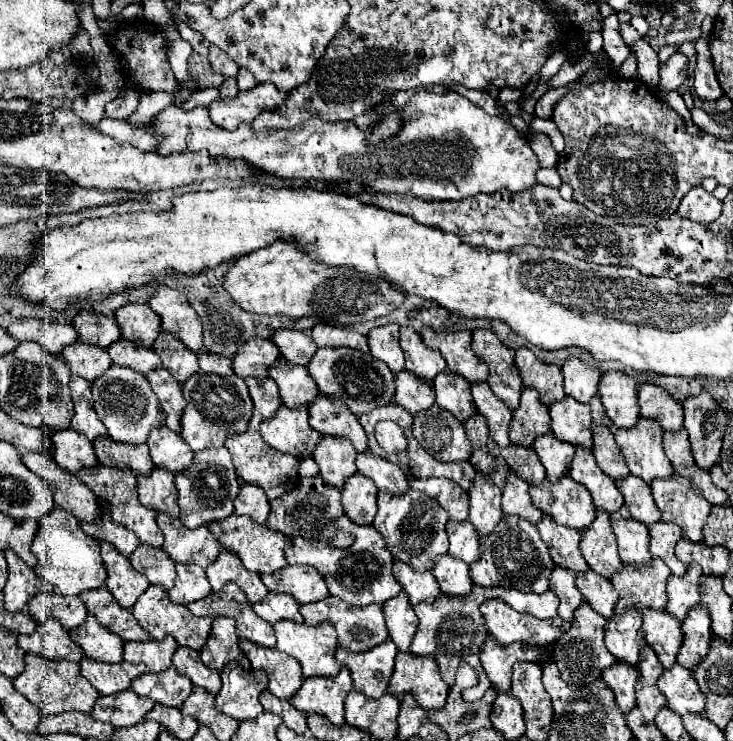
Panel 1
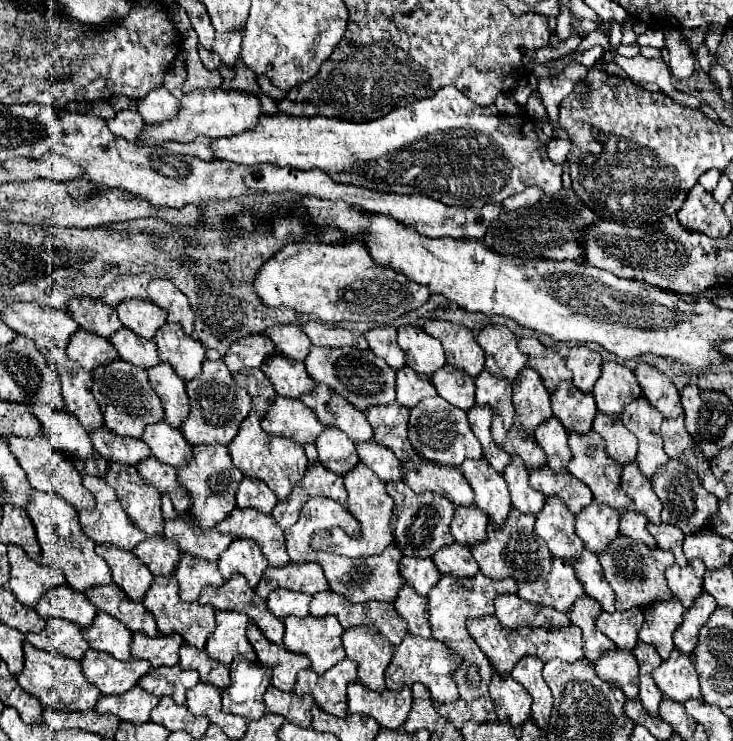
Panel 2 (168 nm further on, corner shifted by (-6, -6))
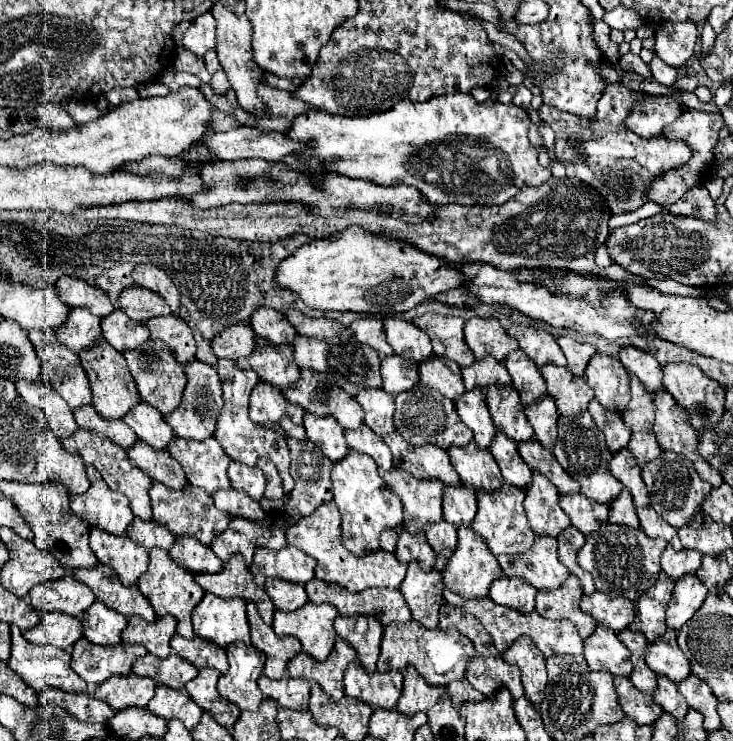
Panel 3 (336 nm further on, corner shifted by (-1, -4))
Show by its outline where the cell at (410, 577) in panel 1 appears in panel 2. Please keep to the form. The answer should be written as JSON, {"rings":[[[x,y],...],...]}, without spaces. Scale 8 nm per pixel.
{"rings":[[[402,558],[400,560],[400,574],[408,586],[416,590],[420,596],[428,596],[430,590],[438,584],[440,574],[434,566],[432,558]]]}

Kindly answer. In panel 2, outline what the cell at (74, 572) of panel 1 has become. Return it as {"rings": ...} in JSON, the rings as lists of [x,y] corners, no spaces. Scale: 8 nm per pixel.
{"rings":[[[34,490],[32,502],[26,506],[26,512],[32,518],[38,542],[42,546],[42,562],[46,566],[62,570],[72,590],[86,592],[90,588],[106,586],[112,582],[112,572],[108,564],[94,552],[96,544],[82,534],[78,526],[78,512],[64,498],[58,498],[58,494]]]}

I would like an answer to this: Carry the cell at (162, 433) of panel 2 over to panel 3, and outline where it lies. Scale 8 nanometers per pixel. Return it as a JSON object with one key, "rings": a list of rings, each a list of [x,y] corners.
{"rings":[[[137,404],[135,408],[131,408],[123,416],[123,422],[133,428],[139,440],[145,440],[157,450],[167,448],[169,440],[175,438],[173,430],[163,420],[163,414],[157,412],[157,408],[151,408],[149,404]]]}

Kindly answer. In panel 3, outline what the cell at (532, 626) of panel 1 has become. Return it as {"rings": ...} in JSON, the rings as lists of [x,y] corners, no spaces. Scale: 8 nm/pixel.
{"rings":[[[501,576],[499,580],[495,580],[489,592],[489,596],[497,604],[511,606],[523,612],[535,608],[535,594],[537,590],[525,578],[509,578],[509,576]]]}

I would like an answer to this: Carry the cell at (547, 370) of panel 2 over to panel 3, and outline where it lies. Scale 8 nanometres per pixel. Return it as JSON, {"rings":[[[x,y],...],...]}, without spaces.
{"rings":[[[511,326],[507,332],[519,342],[519,348],[533,362],[539,364],[539,368],[545,364],[557,364],[557,366],[567,364],[559,344],[555,342],[555,336],[549,334],[547,330],[533,326]]]}

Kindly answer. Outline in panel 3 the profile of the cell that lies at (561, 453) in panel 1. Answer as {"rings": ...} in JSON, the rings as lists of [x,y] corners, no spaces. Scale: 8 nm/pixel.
{"rings":[[[547,394],[545,398],[541,398],[541,402],[529,404],[525,408],[525,414],[527,414],[529,424],[535,430],[537,440],[545,448],[551,450],[553,444],[555,444],[555,440],[557,440],[557,418],[559,418],[559,412],[557,412],[553,396]]]}

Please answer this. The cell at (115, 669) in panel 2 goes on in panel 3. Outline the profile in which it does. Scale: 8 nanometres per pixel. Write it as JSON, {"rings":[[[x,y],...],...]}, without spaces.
{"rings":[[[79,638],[73,644],[71,668],[87,682],[89,688],[101,684],[109,676],[131,674],[131,664],[145,656],[147,650],[141,644],[113,644],[99,646],[91,644],[87,638]]]}

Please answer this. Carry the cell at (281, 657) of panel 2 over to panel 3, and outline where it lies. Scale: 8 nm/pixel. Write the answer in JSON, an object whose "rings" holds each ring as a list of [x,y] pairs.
{"rings":[[[247,602],[247,618],[251,626],[251,642],[255,648],[261,648],[265,652],[265,676],[269,678],[281,678],[287,668],[287,662],[291,656],[301,652],[301,642],[295,636],[277,636],[271,626],[267,626],[261,616],[257,614],[257,608],[253,602]]]}

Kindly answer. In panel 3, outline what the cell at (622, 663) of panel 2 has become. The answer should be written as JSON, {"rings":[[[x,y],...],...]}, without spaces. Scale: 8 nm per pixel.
{"rings":[[[597,624],[595,632],[584,641],[585,660],[593,670],[607,670],[615,676],[629,676],[631,652],[605,624]]]}

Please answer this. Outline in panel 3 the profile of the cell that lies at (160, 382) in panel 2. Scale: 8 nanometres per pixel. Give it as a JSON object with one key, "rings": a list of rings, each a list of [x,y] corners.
{"rings":[[[147,340],[141,348],[127,350],[123,352],[123,356],[137,384],[137,392],[145,404],[157,408],[161,414],[169,414],[181,404],[181,394],[185,390],[187,378],[185,378],[183,366],[173,358],[173,352],[161,340]]]}

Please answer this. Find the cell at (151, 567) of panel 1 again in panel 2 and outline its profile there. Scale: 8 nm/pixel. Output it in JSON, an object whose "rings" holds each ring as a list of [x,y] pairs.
{"rings":[[[146,538],[134,548],[134,554],[154,576],[170,576],[176,572],[180,546],[166,538]]]}

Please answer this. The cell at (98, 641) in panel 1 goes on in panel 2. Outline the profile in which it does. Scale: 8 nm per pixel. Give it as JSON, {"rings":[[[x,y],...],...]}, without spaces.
{"rings":[[[96,612],[94,622],[86,630],[86,634],[88,634],[88,644],[92,650],[106,652],[114,656],[116,660],[130,658],[132,632],[122,622],[108,616],[106,612]]]}

